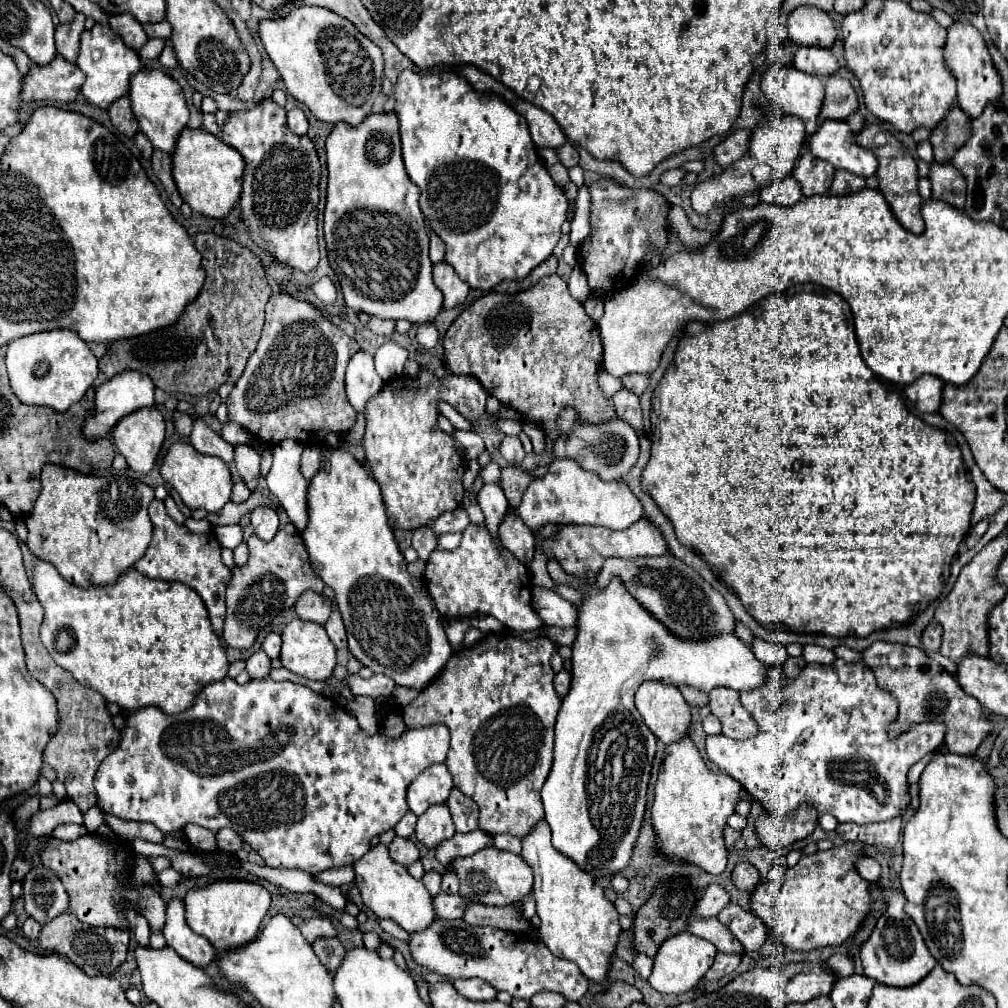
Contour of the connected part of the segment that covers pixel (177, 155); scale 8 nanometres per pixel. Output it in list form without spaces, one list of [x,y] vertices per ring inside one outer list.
[[[185,129],[183,135],[179,135],[173,153],[173,177],[183,201],[189,203],[193,211],[205,217],[225,219],[241,197],[243,171],[245,161],[241,153],[223,143],[219,137],[203,129]]]

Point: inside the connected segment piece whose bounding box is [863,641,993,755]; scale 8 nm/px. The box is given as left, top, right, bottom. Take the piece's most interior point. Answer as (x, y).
(926, 692)

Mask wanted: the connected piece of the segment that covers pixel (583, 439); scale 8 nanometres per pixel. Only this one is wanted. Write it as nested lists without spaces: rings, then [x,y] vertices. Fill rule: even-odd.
[[[619,417],[611,419],[609,423],[595,427],[595,425],[577,425],[567,439],[557,439],[553,447],[555,457],[569,457],[575,459],[581,467],[595,471],[605,481],[623,479],[625,473],[633,467],[639,455],[639,439],[631,425],[621,421]]]

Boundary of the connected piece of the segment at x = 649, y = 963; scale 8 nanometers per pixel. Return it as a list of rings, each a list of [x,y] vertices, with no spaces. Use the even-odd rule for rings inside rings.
[[[637,955],[635,961],[633,961],[633,969],[643,977],[647,979],[651,975],[651,967],[653,967],[653,959],[649,959],[647,955]]]

